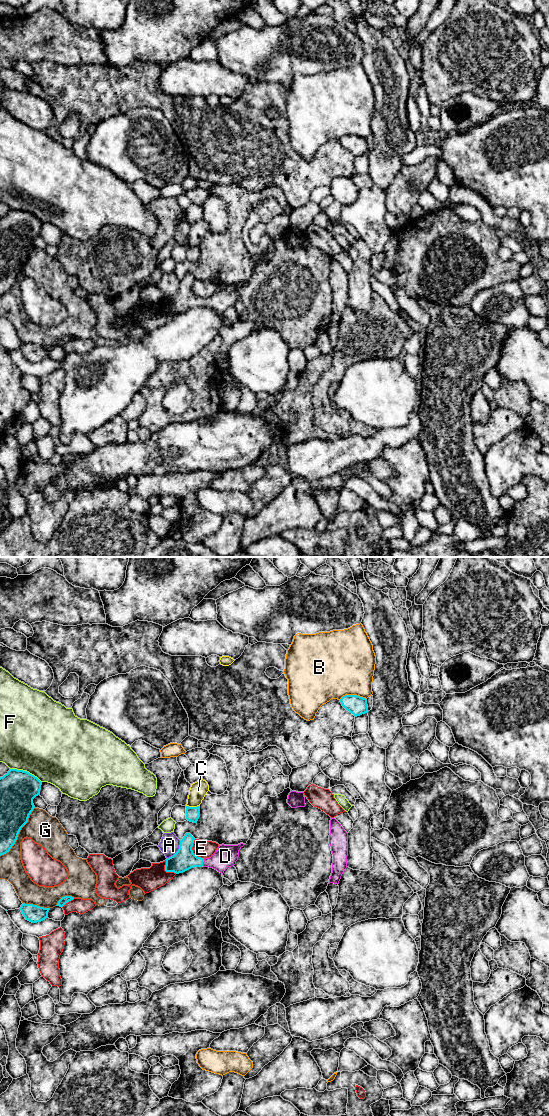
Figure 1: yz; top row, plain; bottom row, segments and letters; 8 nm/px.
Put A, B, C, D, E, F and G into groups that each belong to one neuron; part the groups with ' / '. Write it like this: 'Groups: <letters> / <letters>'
Groups: A / B / C / D / E / F / G

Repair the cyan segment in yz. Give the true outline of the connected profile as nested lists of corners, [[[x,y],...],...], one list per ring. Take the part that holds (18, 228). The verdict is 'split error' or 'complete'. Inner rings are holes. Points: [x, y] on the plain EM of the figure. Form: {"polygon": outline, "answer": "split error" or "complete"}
{"polygon": [[[10,209],[0,217],[0,296],[10,291],[21,268],[35,248],[33,239],[40,235],[42,222],[27,211]]], "answer": "complete"}

